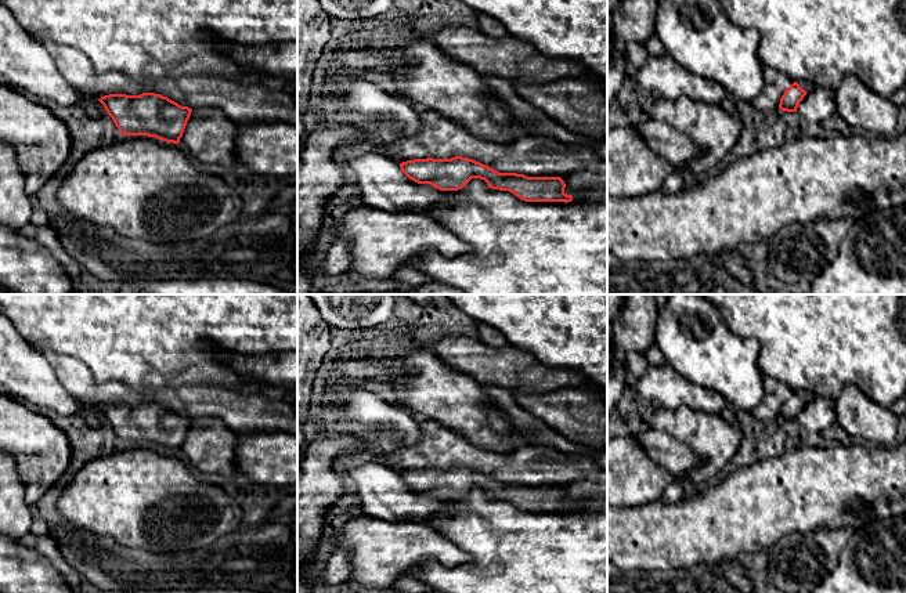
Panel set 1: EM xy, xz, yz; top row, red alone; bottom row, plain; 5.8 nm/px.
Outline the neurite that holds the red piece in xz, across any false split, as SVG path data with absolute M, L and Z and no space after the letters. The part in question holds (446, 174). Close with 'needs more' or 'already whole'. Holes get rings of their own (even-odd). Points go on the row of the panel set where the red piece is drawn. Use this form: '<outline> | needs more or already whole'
M469 158L414 159L400 163L401 171L418 184L430 184L440 191L462 189L472 178L480 178L492 189L509 191L526 202L571 202L560 177L527 177L499 173Z | already whole

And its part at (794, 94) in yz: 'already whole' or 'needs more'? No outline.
needs more

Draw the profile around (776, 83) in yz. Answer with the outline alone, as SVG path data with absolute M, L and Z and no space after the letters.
M773 68L764 69L765 86L759 95L748 104L757 111L773 111L779 106L784 91L794 83L787 75Z

